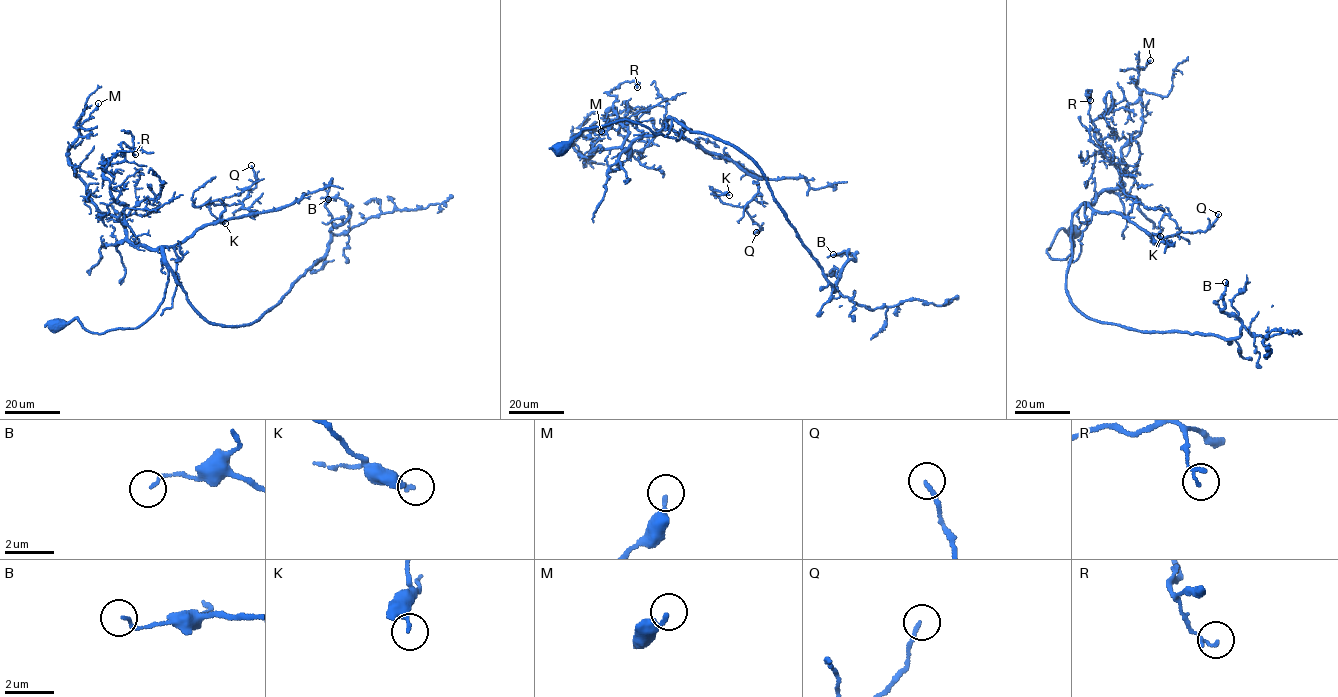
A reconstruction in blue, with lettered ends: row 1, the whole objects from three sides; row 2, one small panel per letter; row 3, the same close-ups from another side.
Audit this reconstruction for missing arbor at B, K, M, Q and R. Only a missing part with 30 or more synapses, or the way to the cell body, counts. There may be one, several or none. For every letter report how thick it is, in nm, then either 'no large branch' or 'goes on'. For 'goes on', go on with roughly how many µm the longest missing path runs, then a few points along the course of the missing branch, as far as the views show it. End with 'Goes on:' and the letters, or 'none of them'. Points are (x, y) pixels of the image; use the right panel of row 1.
B: 110 nm | no large branch
K: 200 nm | no large branch
M: 200 nm | no large branch
Q: 170 nm | no large branch
R: 120 nm | no large branch
Goes on: none of them

